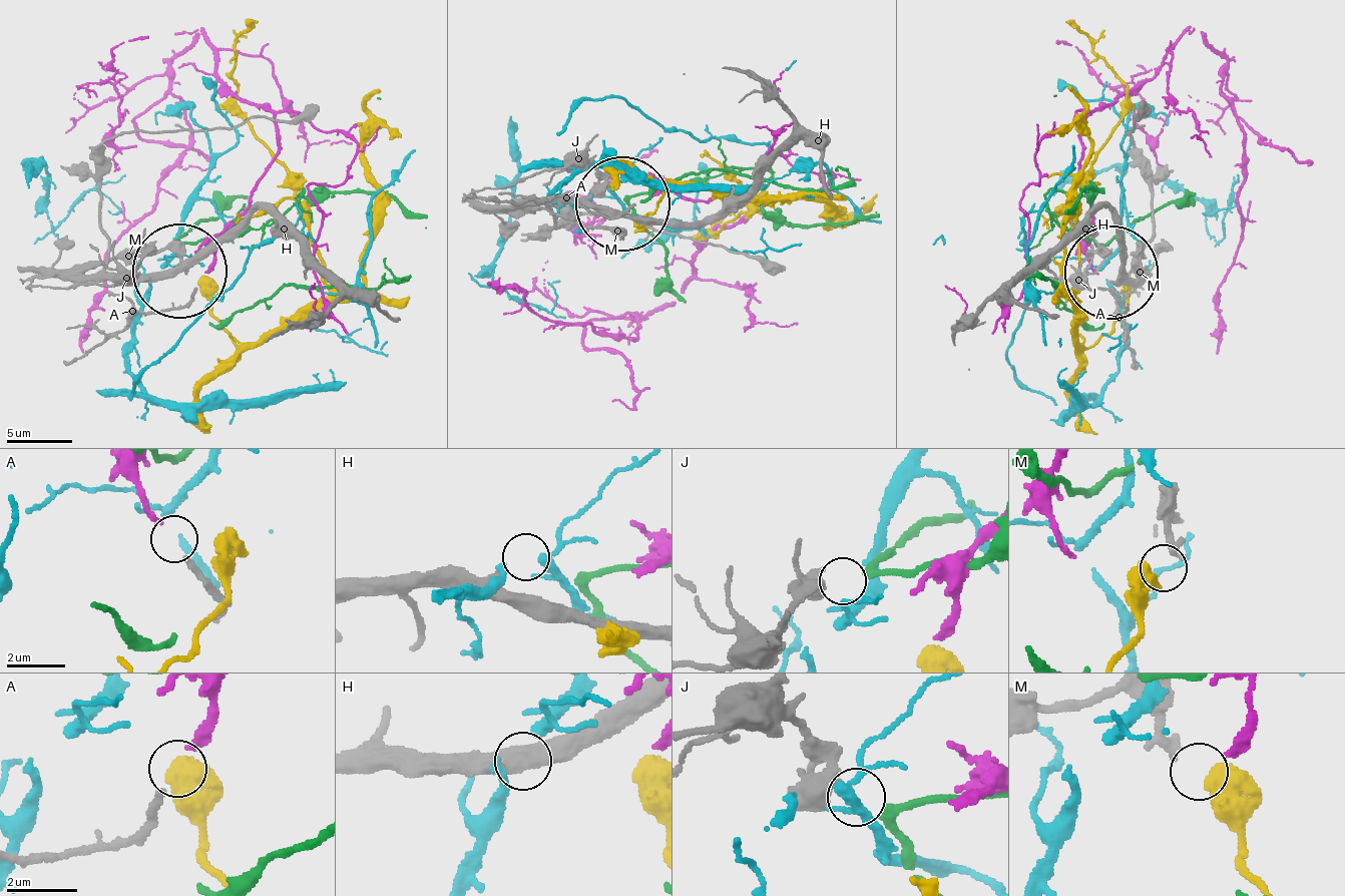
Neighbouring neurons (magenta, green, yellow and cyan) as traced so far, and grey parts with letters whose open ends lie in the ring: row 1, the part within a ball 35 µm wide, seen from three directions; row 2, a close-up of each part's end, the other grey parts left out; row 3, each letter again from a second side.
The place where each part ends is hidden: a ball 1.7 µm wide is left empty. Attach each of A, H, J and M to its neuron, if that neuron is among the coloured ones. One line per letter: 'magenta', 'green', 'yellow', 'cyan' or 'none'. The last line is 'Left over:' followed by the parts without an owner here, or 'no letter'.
A: magenta
H: none
J: green
M: yellow
Left over: H

